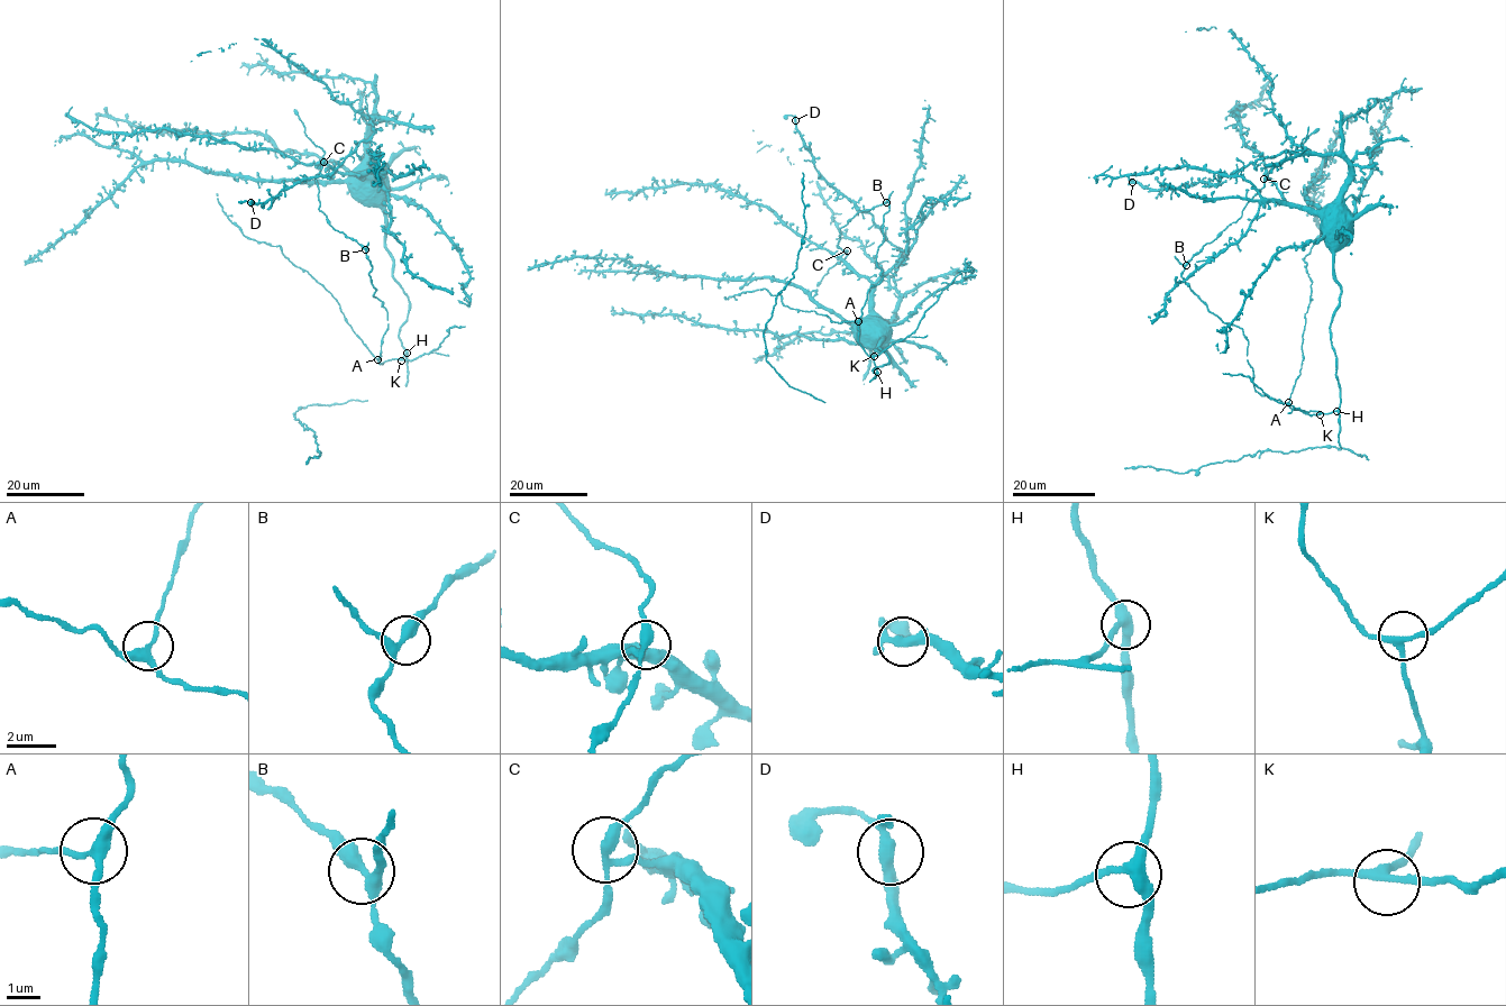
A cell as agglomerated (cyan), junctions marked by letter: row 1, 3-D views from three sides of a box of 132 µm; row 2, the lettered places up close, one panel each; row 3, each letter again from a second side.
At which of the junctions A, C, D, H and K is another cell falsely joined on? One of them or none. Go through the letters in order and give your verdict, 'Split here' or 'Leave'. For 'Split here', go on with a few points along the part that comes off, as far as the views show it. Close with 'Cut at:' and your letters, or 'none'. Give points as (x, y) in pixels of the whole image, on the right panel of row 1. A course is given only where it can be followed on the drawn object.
A: Leave
C: Leave
D: Leave
H: Leave
K: Leave
Cut at: none

